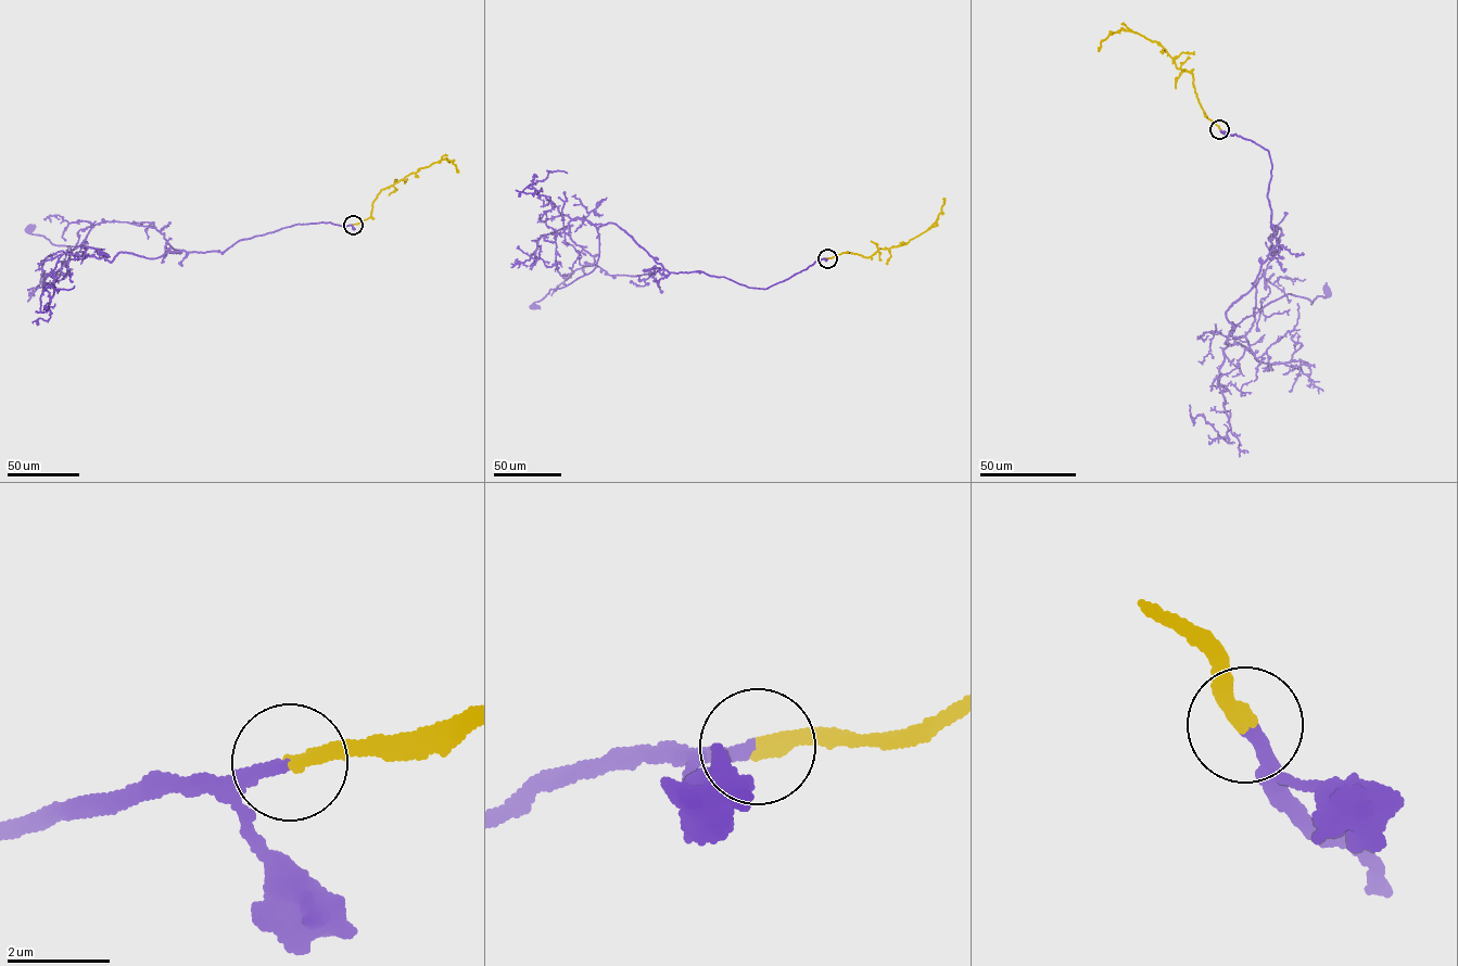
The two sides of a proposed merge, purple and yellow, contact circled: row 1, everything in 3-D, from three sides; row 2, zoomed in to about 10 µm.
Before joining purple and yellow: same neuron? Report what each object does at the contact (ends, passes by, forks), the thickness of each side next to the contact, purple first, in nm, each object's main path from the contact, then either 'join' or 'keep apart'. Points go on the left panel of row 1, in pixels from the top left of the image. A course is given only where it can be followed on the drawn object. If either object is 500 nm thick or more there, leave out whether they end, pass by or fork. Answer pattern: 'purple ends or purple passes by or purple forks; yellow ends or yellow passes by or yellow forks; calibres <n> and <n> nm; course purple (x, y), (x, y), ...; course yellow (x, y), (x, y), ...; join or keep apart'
purple ends; yellow ends; calibres 240 and 280 nm; course purple (353, 225), (298, 224), (224, 252), (150, 258), (122, 252), (109, 262), (99, 250), (53, 244), (28, 229); course yellow (353, 225), (369, 217), (372, 202), (381, 190), (421, 167), (445, 159), (455, 165), (457, 173); join

